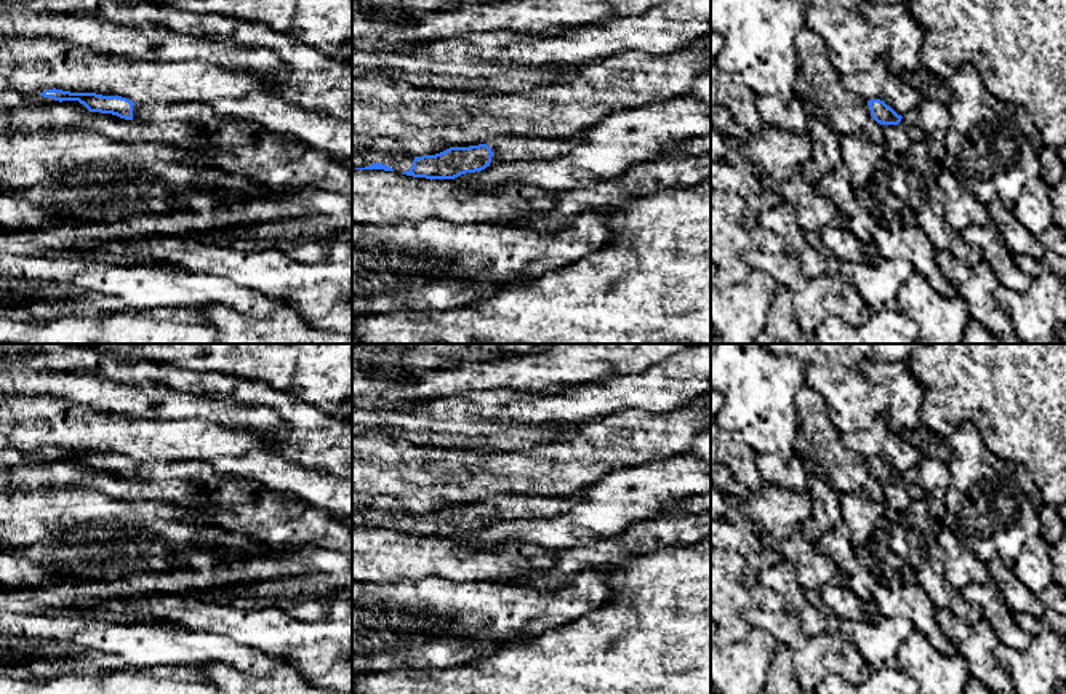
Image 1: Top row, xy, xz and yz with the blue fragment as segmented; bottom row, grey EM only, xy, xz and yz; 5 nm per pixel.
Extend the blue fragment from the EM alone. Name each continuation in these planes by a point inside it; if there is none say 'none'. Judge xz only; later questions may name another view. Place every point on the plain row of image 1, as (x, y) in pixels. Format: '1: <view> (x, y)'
1: xz (519, 507)
2: xz (360, 515)

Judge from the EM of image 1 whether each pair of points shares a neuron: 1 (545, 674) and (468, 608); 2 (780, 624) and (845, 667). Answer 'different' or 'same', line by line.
1: different
2: same

